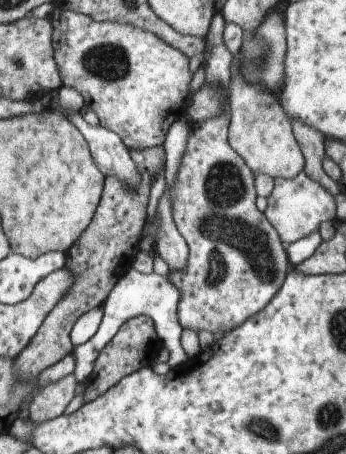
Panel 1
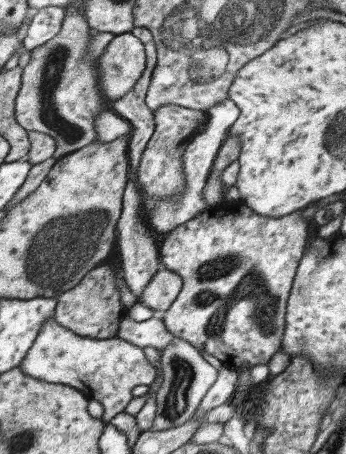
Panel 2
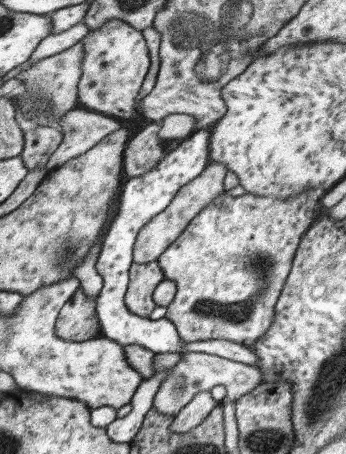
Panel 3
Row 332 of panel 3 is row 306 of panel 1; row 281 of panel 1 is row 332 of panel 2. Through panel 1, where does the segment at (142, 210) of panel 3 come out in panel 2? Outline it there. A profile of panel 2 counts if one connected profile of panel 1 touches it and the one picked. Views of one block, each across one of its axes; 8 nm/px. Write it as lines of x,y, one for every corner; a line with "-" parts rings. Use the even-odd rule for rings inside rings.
127,316
119,324
117,338
123,338
123,340
135,344
135,346
141,346
143,350
147,346
163,350
169,344
169,340
173,340
175,336
165,330
165,324
163,324
161,316
157,316
155,320
147,320
147,322
135,322
133,318

